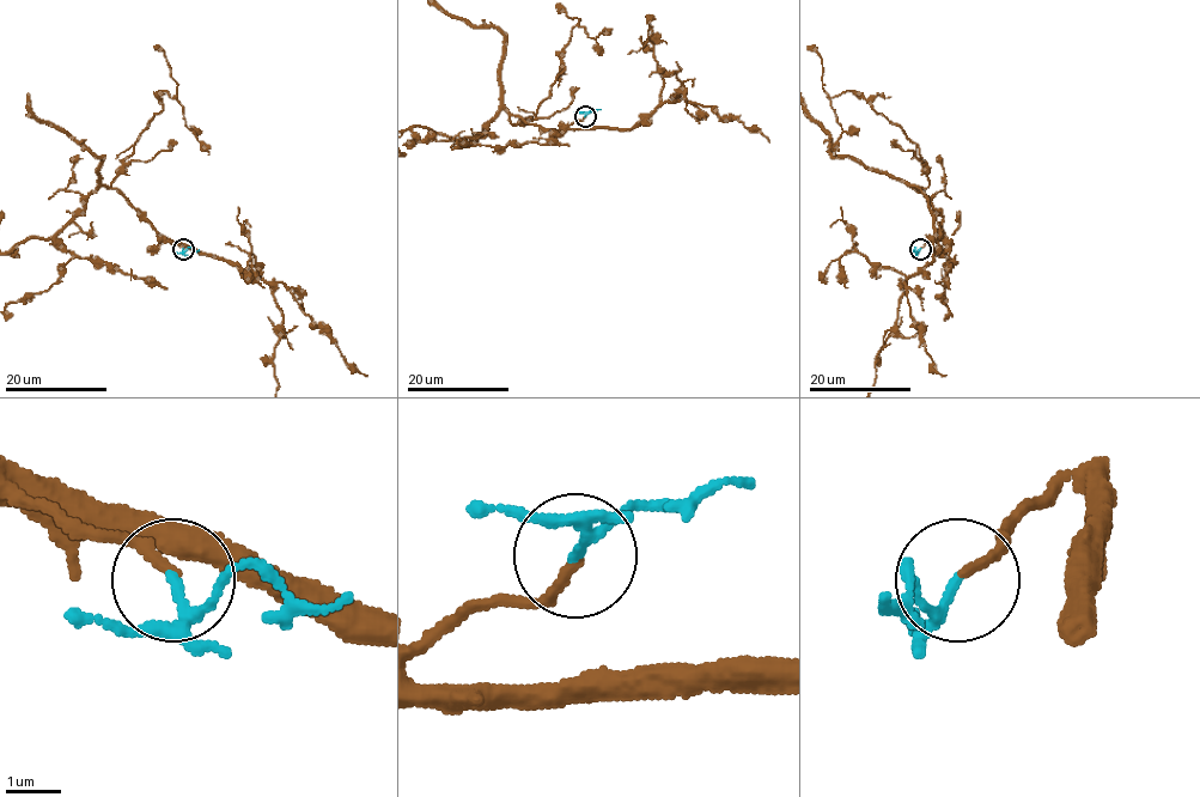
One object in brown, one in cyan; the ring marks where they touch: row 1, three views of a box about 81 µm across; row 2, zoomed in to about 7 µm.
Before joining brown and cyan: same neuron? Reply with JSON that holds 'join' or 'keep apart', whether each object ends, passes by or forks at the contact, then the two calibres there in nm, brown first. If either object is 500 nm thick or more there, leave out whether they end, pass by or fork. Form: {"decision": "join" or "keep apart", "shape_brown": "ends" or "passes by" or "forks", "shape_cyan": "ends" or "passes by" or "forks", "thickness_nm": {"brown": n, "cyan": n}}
{"decision": "join", "shape_brown": "ends", "shape_cyan": "passes by", "thickness_nm": {"brown": 160, "cyan": 150}}

